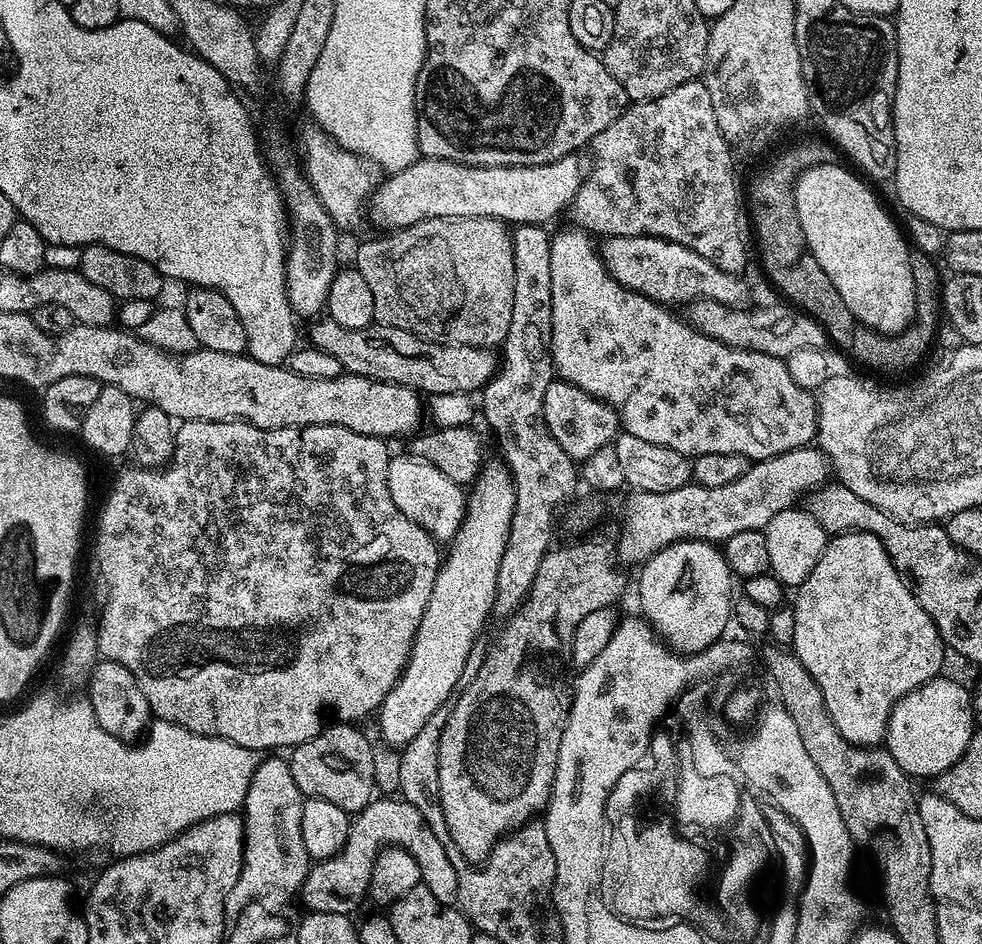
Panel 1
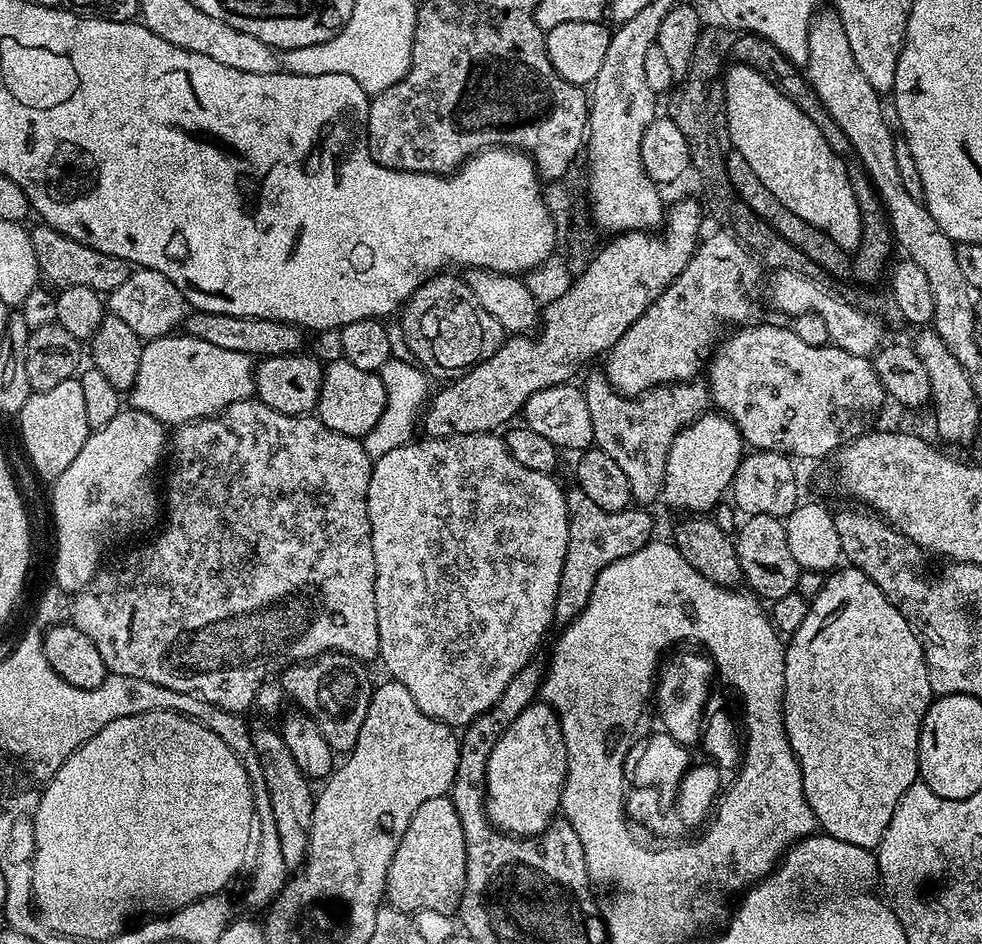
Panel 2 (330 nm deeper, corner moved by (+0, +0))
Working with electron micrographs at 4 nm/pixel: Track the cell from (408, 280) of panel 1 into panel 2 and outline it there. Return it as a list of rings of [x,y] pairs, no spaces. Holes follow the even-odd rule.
[[[437,274],[425,280],[402,305],[398,316],[404,331],[404,344],[408,347],[407,355],[428,374],[463,373],[490,358],[506,339],[504,327],[482,310],[478,298],[474,298],[463,279],[459,275],[448,275],[452,274]]]

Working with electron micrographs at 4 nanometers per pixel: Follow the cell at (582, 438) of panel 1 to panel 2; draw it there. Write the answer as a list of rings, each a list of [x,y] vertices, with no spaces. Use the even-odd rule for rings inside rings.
[[[719,230],[719,231],[720,232],[714,233],[713,236],[705,235],[703,237],[703,239],[701,239],[699,241],[696,253],[693,254],[692,257],[690,258],[690,262],[686,266],[686,270],[682,270],[682,274],[678,278],[674,278],[674,282],[669,286],[669,288],[667,288],[667,290],[665,290],[665,292],[662,293],[660,295],[660,297],[658,299],[656,299],[656,301],[654,301],[651,304],[651,306],[648,307],[648,309],[646,309],[645,312],[640,315],[640,317],[638,318],[638,322],[634,322],[634,326],[630,326],[630,330],[626,330],[626,334],[622,334],[622,338],[618,338],[618,342],[614,342],[614,346],[606,354],[606,359],[603,361],[603,363],[605,362],[605,364],[602,365],[602,371],[603,371],[604,375],[607,376],[608,381],[611,382],[612,389],[614,389],[615,392],[621,392],[623,394],[623,396],[641,396],[643,394],[643,392],[648,392],[648,391],[651,390],[651,388],[658,388],[658,387],[660,387],[661,384],[682,384],[682,383],[691,381],[693,379],[693,377],[695,377],[695,376],[692,376],[692,375],[694,375],[695,372],[699,370],[699,368],[700,368],[700,371],[701,371],[701,369],[703,369],[705,367],[706,359],[708,357],[711,357],[718,341],[721,339],[722,331],[720,332],[720,327],[723,326],[724,320],[725,320],[726,323],[732,324],[732,325],[728,325],[728,326],[743,326],[743,325],[749,323],[749,321],[751,321],[753,319],[751,292],[755,290],[756,283],[758,283],[759,280],[760,280],[760,268],[762,269],[761,261],[757,260],[756,257],[753,256],[752,253],[749,252],[748,249],[745,248],[744,245],[741,244],[740,241],[737,240],[736,237],[732,235],[731,232],[729,232],[727,230]]]

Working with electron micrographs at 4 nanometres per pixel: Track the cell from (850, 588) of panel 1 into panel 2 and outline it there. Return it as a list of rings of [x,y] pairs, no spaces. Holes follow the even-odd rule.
[[[837,567],[809,603],[802,626],[784,650],[784,729],[800,763],[806,802],[827,835],[850,842],[850,846],[879,848],[894,806],[904,791],[917,783],[920,727],[933,699],[916,631],[862,570]]]

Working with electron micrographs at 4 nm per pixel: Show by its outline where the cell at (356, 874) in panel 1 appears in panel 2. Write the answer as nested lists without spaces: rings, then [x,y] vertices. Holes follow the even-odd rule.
[[[451,795],[430,798],[430,802],[422,802],[422,806],[418,806],[414,818],[410,818],[410,826],[406,826],[406,834],[402,834],[402,842],[398,842],[398,850],[394,850],[394,858],[390,858],[384,882],[387,903],[409,914],[422,910],[438,910],[438,914],[452,914],[459,909],[465,882],[466,838],[462,834],[462,822],[458,818],[458,810],[454,810]]]

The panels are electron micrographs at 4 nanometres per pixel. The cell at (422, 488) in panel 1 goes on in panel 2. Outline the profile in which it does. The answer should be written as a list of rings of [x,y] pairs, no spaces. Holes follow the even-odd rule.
[[[491,432],[420,438],[390,450],[390,454],[375,457],[369,482],[368,508],[376,567],[374,610],[378,612],[378,660],[384,663],[391,679],[410,690],[410,698],[418,702],[418,710],[422,710],[422,714],[430,714],[430,718],[449,726],[471,724],[482,713],[490,711],[498,698],[502,698],[514,674],[521,672],[535,657],[532,655],[536,647],[543,642],[548,627],[553,627],[562,566],[568,549],[568,497],[556,478],[546,472],[526,470],[526,466],[510,454],[505,437]]]

